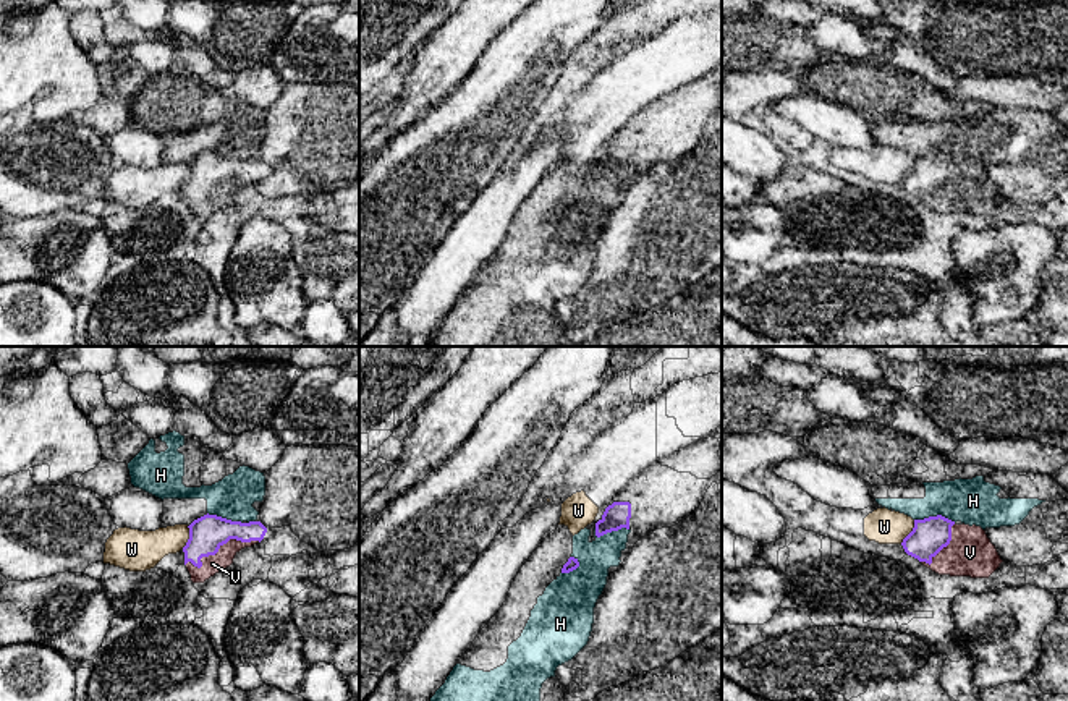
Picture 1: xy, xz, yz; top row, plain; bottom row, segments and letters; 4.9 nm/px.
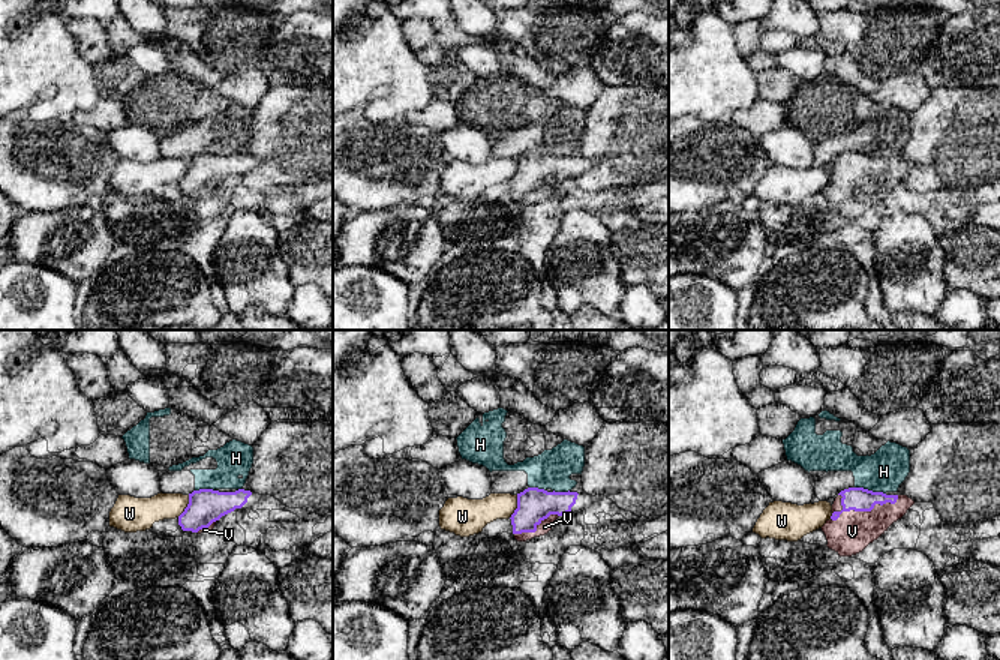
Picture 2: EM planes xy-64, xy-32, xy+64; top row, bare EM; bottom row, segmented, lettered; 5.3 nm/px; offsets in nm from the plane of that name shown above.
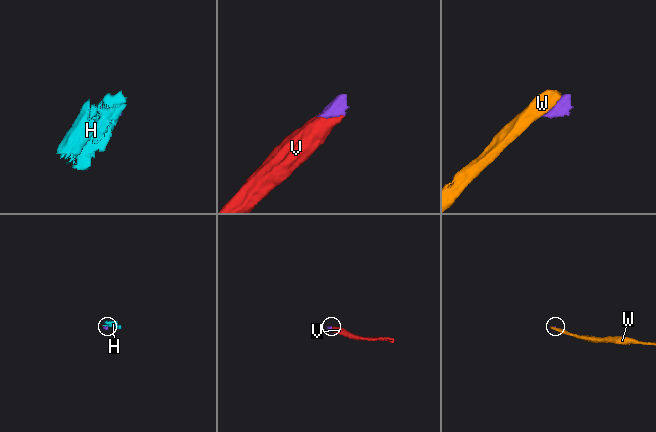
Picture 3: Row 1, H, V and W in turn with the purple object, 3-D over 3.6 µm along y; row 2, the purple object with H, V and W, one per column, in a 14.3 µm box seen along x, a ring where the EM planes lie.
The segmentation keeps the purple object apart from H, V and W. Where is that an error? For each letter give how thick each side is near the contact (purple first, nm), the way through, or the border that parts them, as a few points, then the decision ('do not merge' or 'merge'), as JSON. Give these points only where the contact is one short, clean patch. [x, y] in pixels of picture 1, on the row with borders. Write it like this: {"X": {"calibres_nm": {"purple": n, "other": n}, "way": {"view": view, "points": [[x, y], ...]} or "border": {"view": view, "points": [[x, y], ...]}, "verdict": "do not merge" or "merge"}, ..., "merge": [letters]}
{"H": {"calibres_nm": {"purple": 130, "other": 170}, "border": {"view": "xz", "points": [[628, 528], [618, 528], [599, 536], [594, 535]]}, "verdict": "do not merge"}, "V": {"calibres_nm": {"purple": 180, "other": 90}, "verdict": "merge"}, "W": {"calibres_nm": {"purple": 180, "other": 170}, "border": {"view": "yz", "points": [[915, 520], [913, 530], [900, 543]]}, "verdict": "do not merge"}, "merge": ["V"]}

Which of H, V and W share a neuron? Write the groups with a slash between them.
H / V / W

